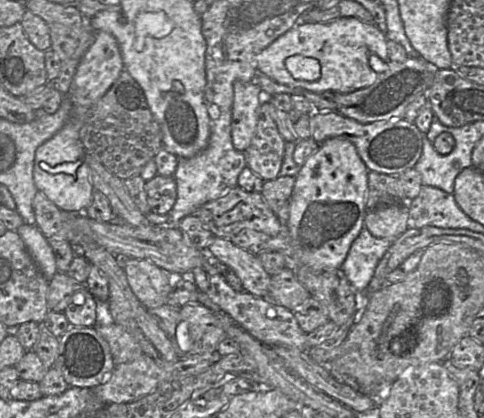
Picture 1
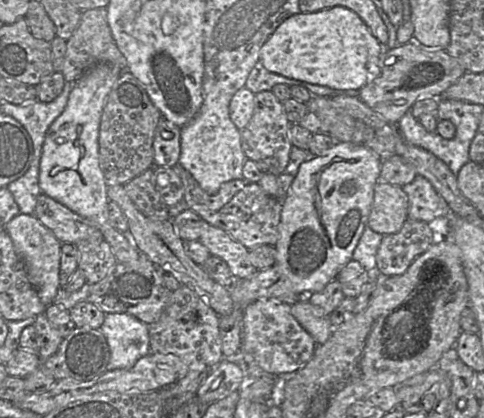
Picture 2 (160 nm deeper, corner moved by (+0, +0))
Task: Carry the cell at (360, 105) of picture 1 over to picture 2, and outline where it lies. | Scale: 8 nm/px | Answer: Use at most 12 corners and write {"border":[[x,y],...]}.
{"border":[[409,42],[385,54],[358,98],[397,126],[418,100],[465,73],[447,50]]}

